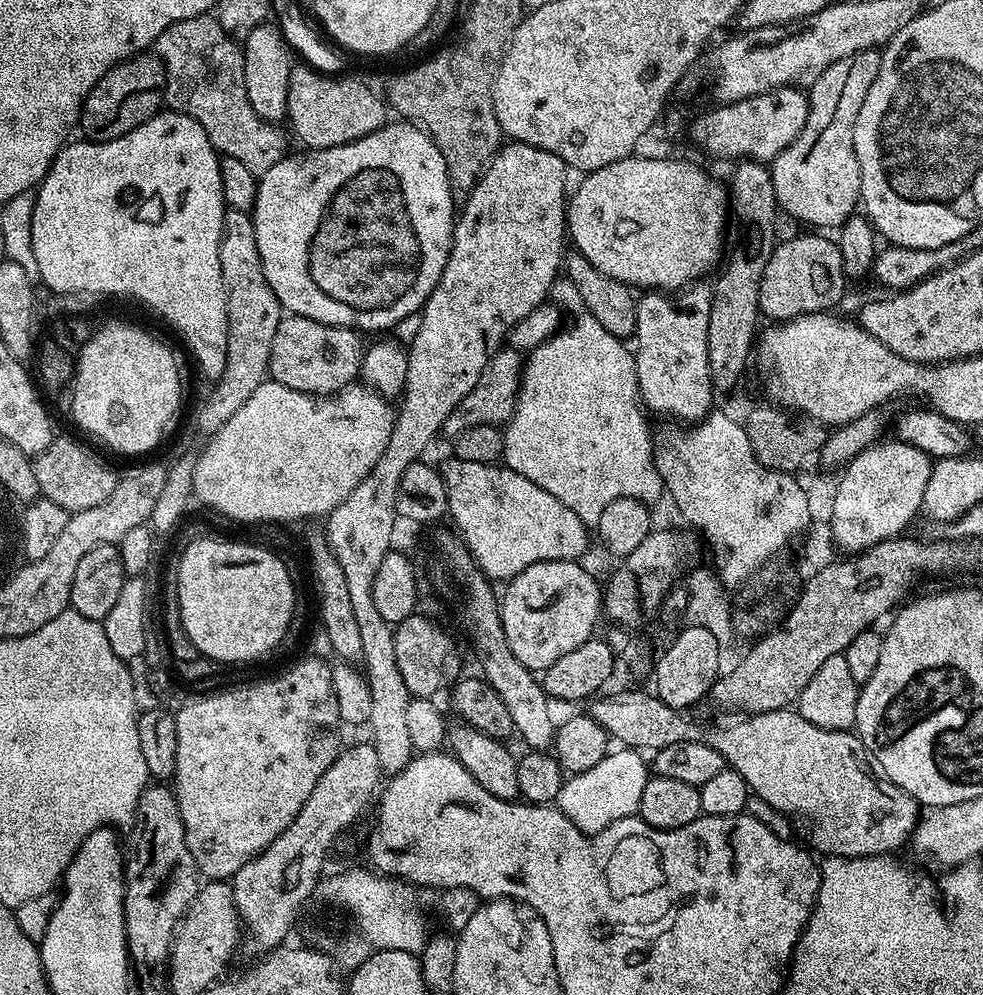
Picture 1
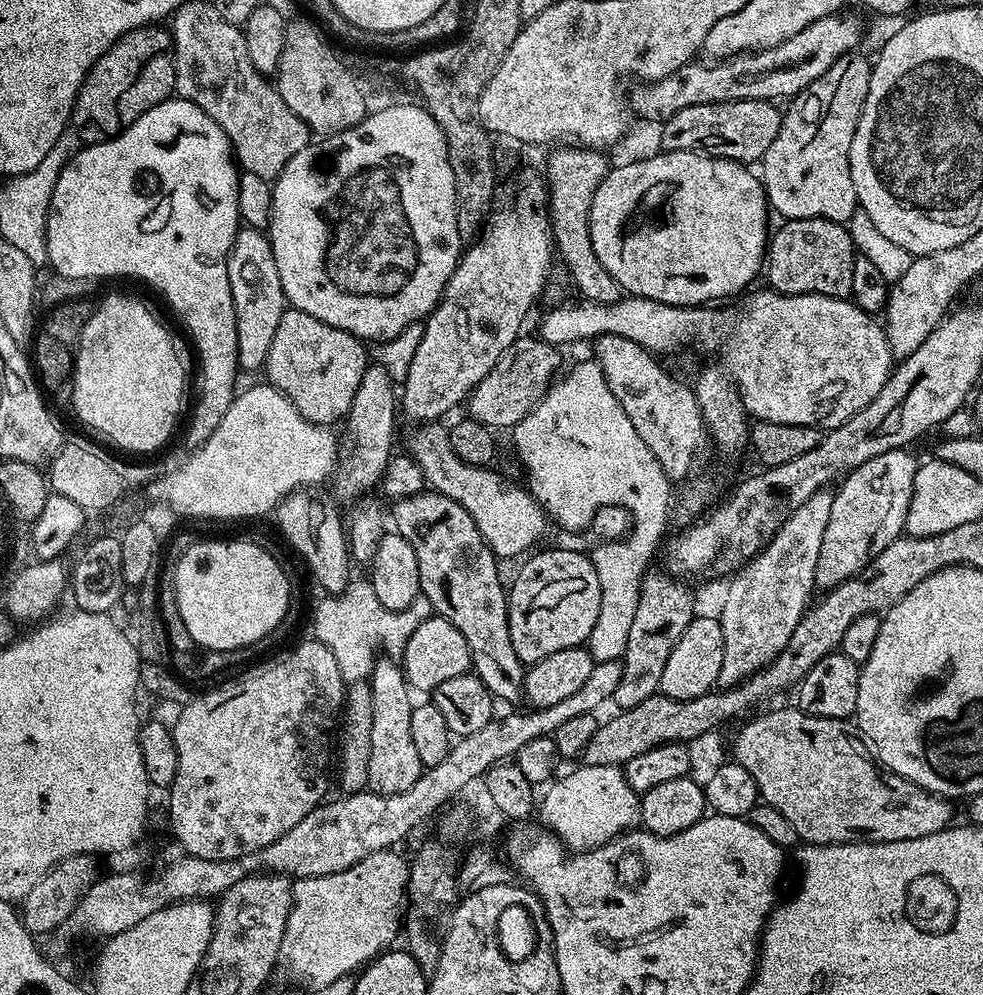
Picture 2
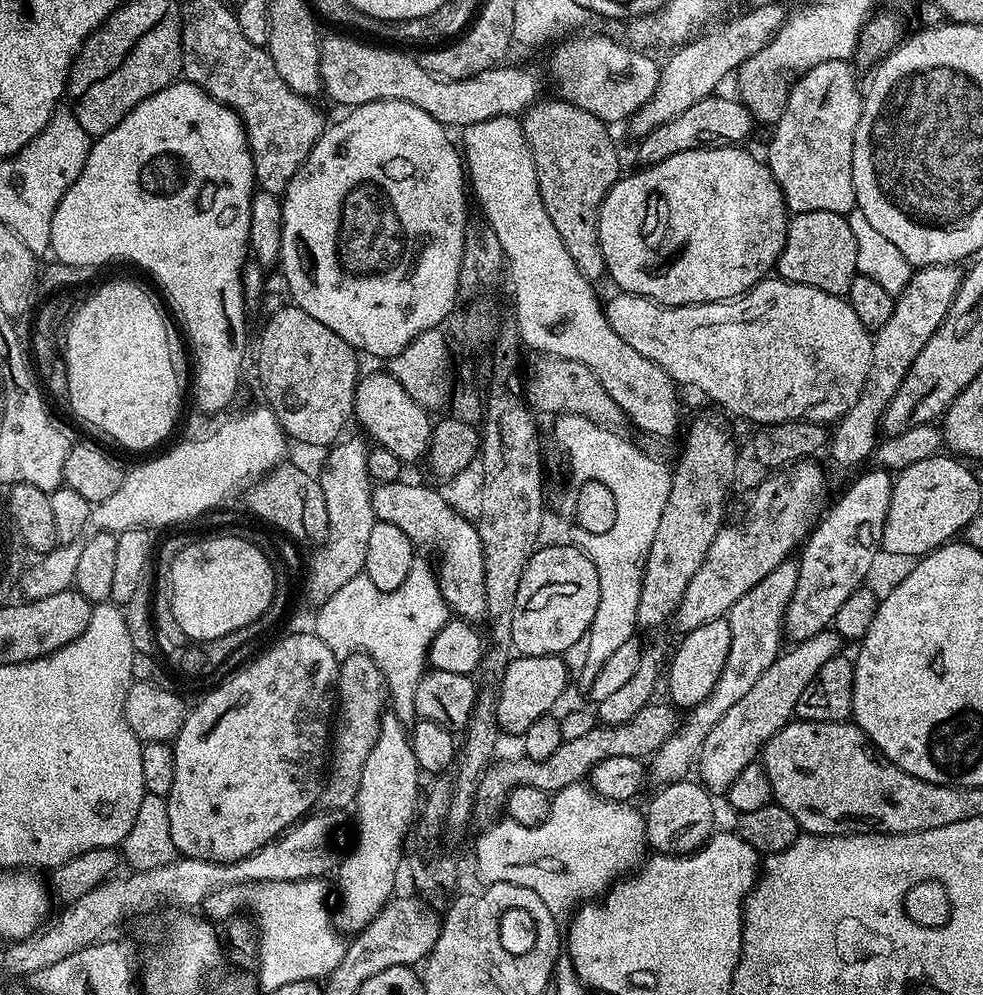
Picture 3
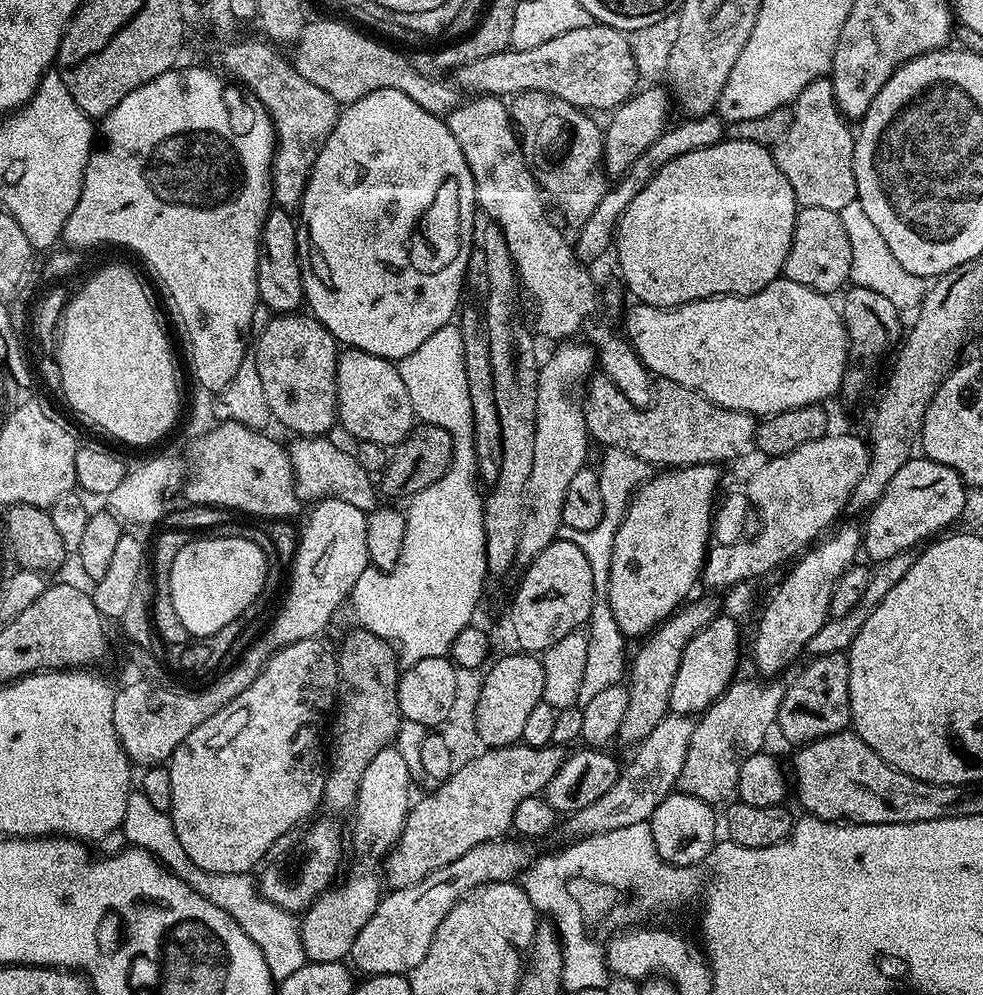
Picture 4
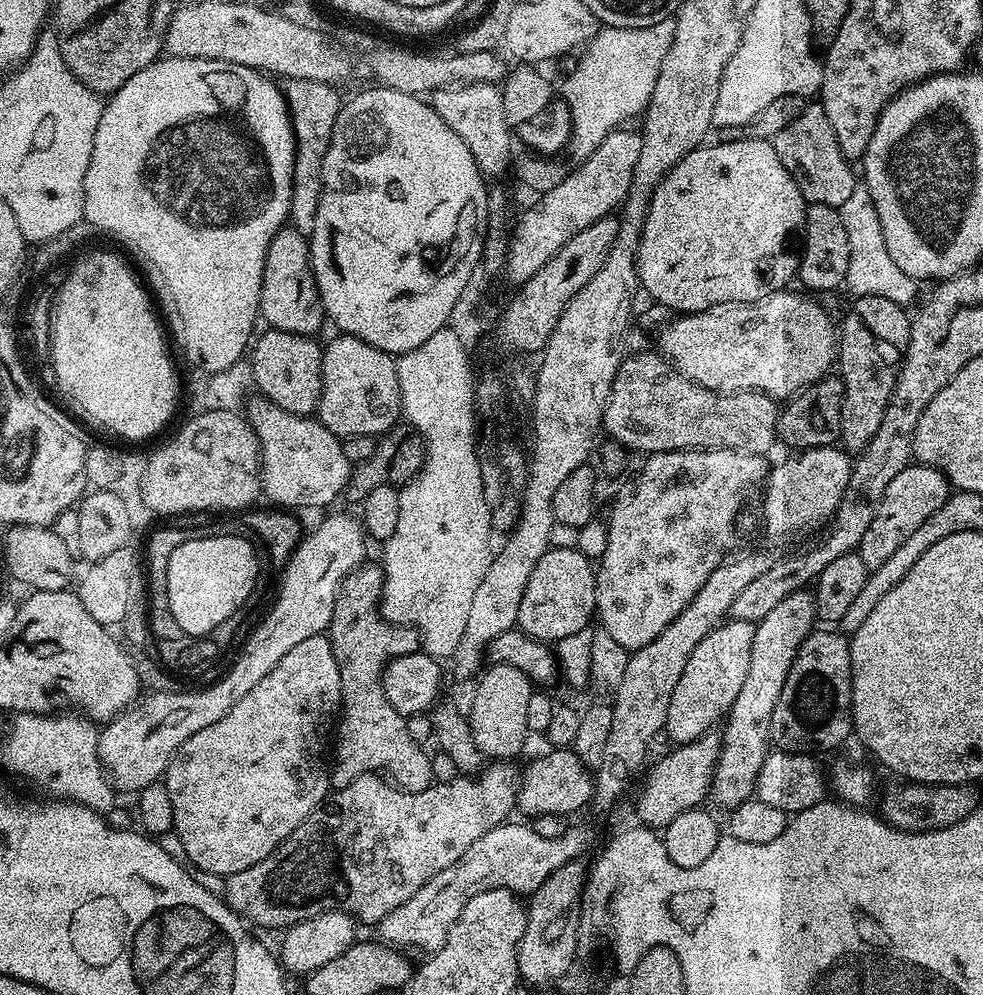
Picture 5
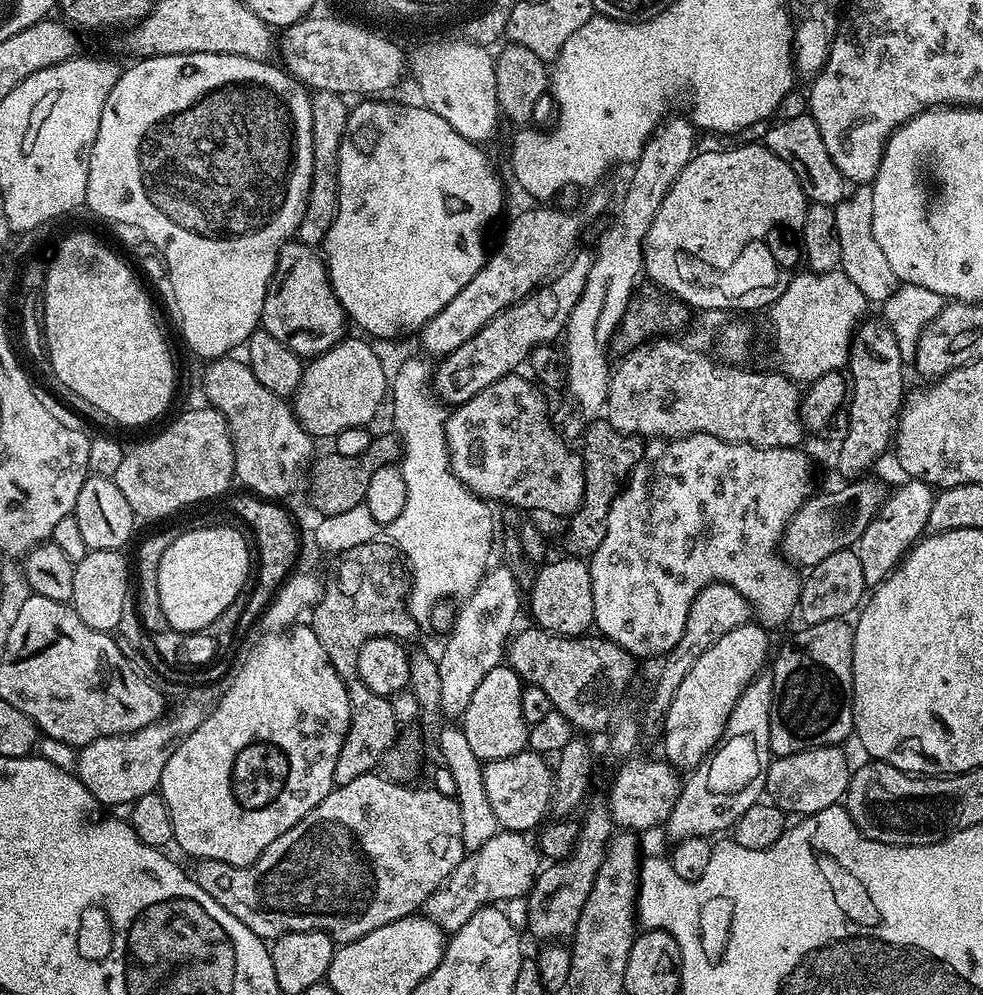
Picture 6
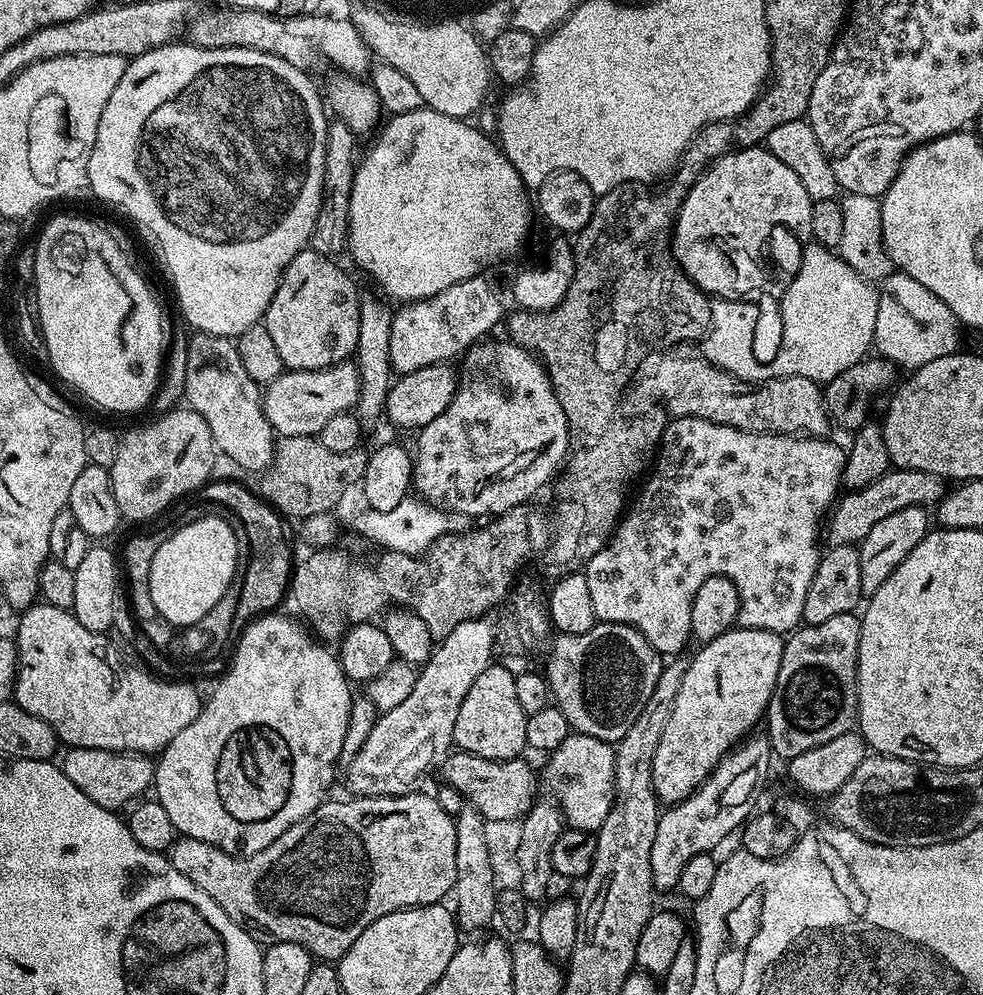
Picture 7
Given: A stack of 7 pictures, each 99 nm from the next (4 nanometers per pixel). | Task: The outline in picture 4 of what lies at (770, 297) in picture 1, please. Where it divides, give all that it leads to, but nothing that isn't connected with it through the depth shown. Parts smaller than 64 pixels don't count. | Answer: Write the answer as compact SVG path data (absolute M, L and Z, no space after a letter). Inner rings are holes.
M818 206L800 208L796 213L790 254L786 254L783 279L798 282L798 286L810 286L810 290L815 292L839 293L850 281L850 266L850 238L846 236L840 214L834 210L822 210Z

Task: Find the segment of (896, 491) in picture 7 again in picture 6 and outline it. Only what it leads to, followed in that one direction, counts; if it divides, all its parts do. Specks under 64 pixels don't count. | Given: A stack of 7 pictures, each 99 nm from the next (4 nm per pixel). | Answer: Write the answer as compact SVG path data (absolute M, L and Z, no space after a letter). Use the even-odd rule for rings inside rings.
M857 478L841 483L841 488L833 492L813 494L804 501L804 505L790 518L780 540L780 552L793 566L807 570L813 568L822 558L834 554L843 548L852 548L876 517L876 512L884 504L886 488L873 478Z

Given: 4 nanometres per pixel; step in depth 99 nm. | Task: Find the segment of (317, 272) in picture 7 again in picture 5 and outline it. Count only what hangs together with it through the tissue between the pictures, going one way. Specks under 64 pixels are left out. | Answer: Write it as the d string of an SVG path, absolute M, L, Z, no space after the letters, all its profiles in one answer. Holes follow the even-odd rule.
M291 226L280 228L266 250L260 291L260 316L268 328L277 328L299 336L315 337L320 323L325 323L324 307L312 273L312 255L308 249L308 237L301 234L297 228Z

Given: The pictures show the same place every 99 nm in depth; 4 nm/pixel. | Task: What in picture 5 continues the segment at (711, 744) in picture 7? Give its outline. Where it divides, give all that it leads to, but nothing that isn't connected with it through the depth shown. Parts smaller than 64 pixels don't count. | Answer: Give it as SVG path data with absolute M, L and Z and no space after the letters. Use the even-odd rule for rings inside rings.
M728 618L694 646L694 654L690 654L690 662L686 662L686 670L682 670L678 686L674 686L670 710L666 710L664 732L673 740L673 745L694 742L727 717L750 667L750 646L754 646L755 629L750 622Z

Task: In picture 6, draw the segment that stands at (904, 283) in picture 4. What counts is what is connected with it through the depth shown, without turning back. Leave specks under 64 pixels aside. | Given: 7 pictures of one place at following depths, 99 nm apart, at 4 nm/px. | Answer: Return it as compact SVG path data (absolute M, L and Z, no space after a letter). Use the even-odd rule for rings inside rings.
M871 185L853 187L842 202L834 206L834 210L842 251L841 271L860 288L867 301L883 303L899 287L900 281L891 269L890 262L886 262L886 254L883 254L882 248L874 239L874 198Z

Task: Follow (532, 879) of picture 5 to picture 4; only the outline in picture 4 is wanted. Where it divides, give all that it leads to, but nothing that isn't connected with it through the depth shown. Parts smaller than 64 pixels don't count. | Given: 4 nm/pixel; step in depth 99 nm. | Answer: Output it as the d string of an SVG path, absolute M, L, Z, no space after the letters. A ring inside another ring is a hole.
M675 714L664 716L662 722L650 730L648 737L640 741L635 749L636 757L621 767L620 777L614 786L610 786L602 798L590 802L590 806L582 806L582 810L567 817L569 837L593 836L610 830L622 830L622 826L649 823L654 810L658 810L658 806L679 783L682 762L686 762L686 750L695 729L693 717ZM508 839L487 840L485 844L474 846L474 850L466 850L466 854L458 858L458 862L450 862L450 866L442 866L442 870L434 870L434 874L430 874L422 882L409 888L389 891L381 899L374 914L370 914L370 922L366 922L362 930L358 930L358 938L354 938L350 953L351 967L357 973L364 972L360 974L365 977L391 972L411 973L412 969L418 966L418 962L426 958L426 950L430 950L434 934L438 934L438 926L442 926L442 918L450 914L453 906L466 893L473 892L481 884L515 881L527 869L530 855L528 856L527 850L523 848L525 845L515 839Z

